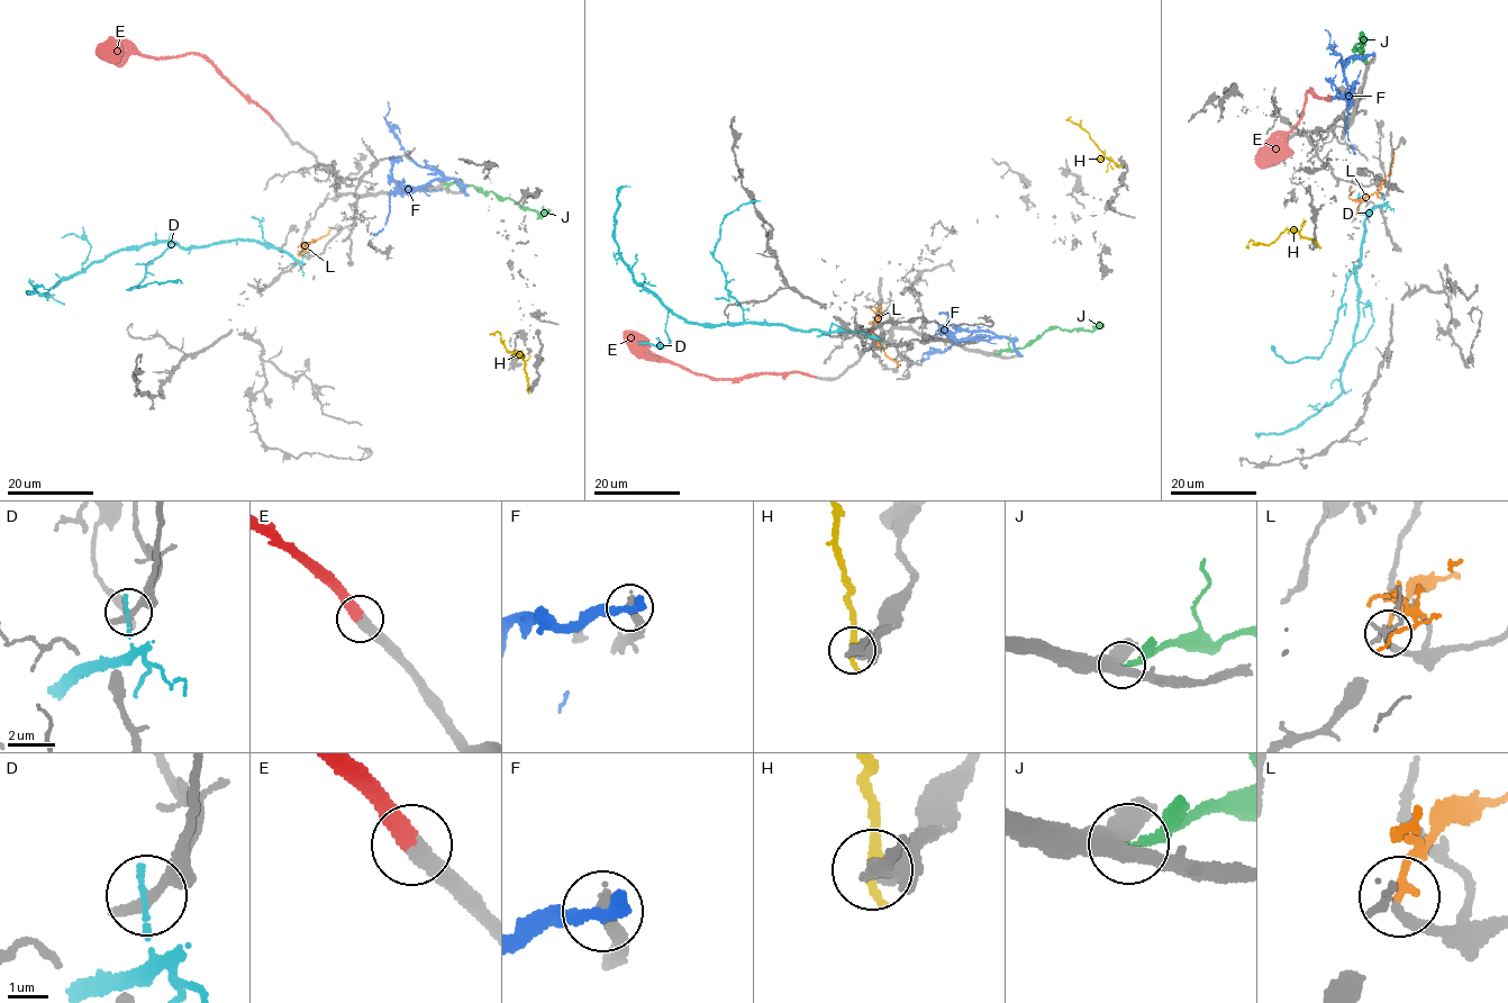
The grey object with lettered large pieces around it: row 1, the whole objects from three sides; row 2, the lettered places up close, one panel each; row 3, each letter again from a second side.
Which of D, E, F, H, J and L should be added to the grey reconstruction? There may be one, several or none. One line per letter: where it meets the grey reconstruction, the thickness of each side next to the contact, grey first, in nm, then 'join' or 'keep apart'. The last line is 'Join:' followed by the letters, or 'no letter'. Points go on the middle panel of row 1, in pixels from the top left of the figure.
D: meets grey at (878, 339); 360 nm thick on the grey side, 150 nm on the other; keep apart
E: meets grey at (815, 377); 340 nm thick on the grey side, 320 nm on the other; join
F: meets grey at (1018, 354); 360 nm thick on the grey side, 500 nm on the other; keep apart
H: meets grey at (1119, 165); 440 nm thick on the grey side, 320 nm on the other; keep apart
J: meets grey at (995, 354); 800 nm thick on the grey side, 200 nm on the other; keep apart
L: meets grey at (874, 336); 240 nm thick on the grey side, 220 nm on the other; keep apart
Join: E

